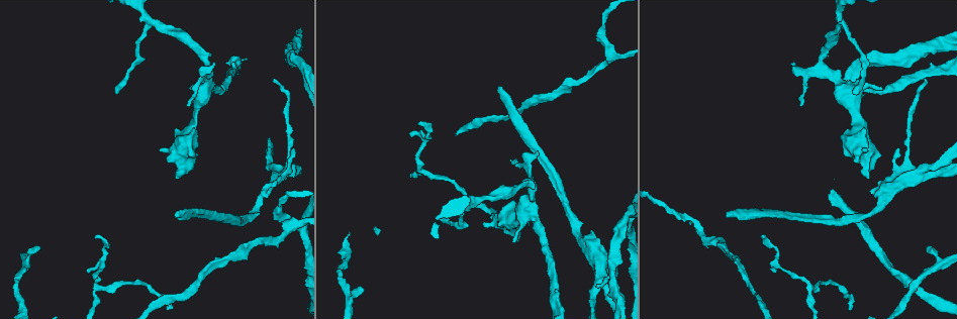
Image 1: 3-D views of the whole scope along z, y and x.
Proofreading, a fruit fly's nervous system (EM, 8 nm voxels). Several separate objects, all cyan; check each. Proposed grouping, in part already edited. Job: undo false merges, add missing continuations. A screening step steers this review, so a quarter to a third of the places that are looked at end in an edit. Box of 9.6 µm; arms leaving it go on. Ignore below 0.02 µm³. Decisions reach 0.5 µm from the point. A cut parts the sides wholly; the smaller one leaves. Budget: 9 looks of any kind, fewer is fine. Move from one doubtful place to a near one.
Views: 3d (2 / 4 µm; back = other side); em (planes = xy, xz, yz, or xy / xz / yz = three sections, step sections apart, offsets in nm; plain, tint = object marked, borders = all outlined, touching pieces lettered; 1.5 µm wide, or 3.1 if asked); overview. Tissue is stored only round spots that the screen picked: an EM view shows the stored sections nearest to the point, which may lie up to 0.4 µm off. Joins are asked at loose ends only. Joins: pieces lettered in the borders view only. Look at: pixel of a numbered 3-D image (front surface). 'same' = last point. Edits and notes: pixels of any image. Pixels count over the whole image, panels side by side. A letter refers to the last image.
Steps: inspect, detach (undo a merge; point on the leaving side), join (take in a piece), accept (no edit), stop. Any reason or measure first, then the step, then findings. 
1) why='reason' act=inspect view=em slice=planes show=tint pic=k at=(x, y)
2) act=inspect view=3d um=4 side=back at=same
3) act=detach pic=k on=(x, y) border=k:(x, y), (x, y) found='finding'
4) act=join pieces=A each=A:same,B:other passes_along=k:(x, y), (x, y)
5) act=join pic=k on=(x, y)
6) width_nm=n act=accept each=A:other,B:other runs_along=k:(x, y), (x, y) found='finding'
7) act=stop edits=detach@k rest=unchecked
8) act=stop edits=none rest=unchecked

act=inspect view=em slice=xy step=4 show=tint pic=1 at=(809, 288)

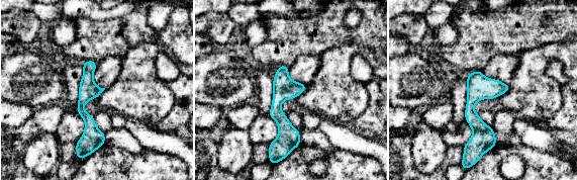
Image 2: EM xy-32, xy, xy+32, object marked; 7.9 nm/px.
why='cut it another way' act=inspect view=em slice=planes show=borders at=same

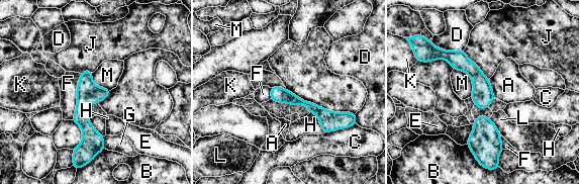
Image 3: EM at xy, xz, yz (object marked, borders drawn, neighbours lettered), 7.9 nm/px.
width_nm=120 act=accept each=A:other,B:other,C:other,D:other,E:other,F:other,G:other,H:other,J:other,K:other,L:other,M:other found='one neuron here'

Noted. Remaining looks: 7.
why='three-way junction' act=inspect view=3d um=2 pic=1 at=(698, 229)

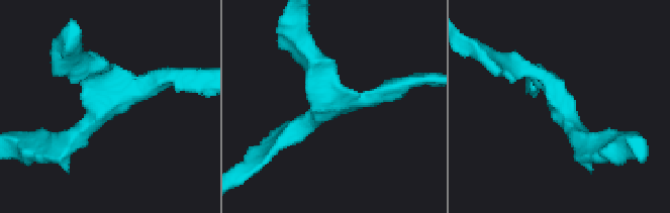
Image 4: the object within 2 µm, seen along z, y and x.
arms=3 why='shape alone is not enough' act=inspect view=em slice=planes show=tint pic=4 at=(325, 108)

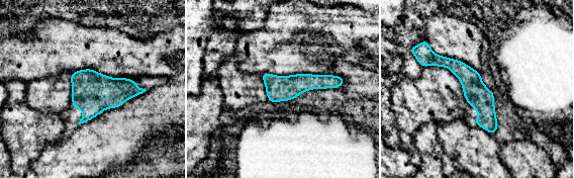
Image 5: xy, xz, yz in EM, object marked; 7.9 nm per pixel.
act=inspect view=em slice=planes show=borders at=same

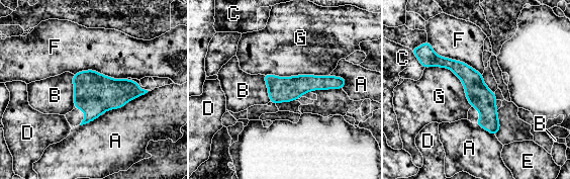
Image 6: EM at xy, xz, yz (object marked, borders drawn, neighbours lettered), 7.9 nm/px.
width_nm=200 act=accept each=A:other,B:other,C:other,D:other,E:other,F:other,G:other border=6:(424, 68), (447, 67), (471, 106) found='one neuron here'

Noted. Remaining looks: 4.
why='free end' act=inspect view=3d um=2 pic=1 at=(510, 162)

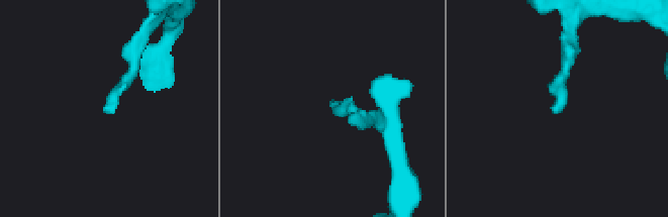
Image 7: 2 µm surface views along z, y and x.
act=inspect view=em slice=planes show=borders pic=7 at=(558, 113)

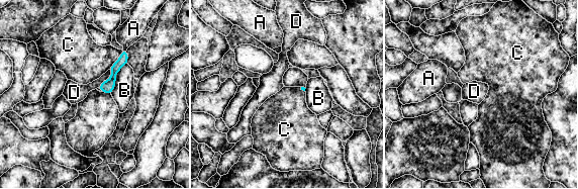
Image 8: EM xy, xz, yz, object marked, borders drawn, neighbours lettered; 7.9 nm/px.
act=accept each=A:other,B:other,C:other,D:other found='no lettered piece goes on from it'

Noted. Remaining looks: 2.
act=stop edits=none rest=unchecked

